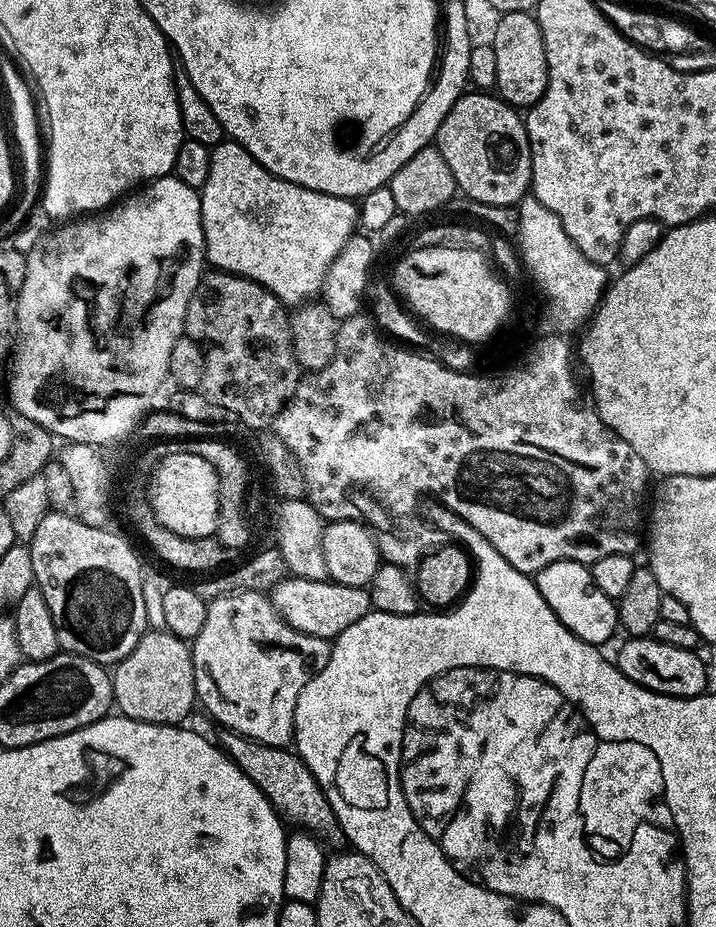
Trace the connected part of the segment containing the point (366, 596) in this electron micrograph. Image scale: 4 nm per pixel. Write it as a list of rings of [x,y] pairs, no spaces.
[[[289,575],[281,580],[271,589],[270,599],[277,610],[280,611],[280,617],[288,623],[294,630],[305,632],[308,636],[320,636],[326,641],[340,636],[346,626],[350,626],[367,614],[373,611],[372,599],[367,588],[355,588],[354,586],[342,586],[334,580],[327,578],[322,580],[307,580],[301,576]]]

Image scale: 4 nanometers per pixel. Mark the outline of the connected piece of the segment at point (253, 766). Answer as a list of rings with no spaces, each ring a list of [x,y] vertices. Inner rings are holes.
[[[208,722],[208,725],[202,728],[202,735],[211,740],[256,783],[258,790],[289,825],[290,823],[296,824],[292,826],[305,832],[311,832],[325,845],[340,846],[345,843],[344,832],[340,829],[340,823],[332,809],[332,801],[326,798],[314,774],[305,766],[295,751],[266,746],[259,744],[256,740],[247,740],[239,732],[233,732],[231,728],[220,727],[212,722]]]

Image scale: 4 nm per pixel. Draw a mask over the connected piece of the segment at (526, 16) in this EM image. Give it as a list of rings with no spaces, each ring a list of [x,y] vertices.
[[[505,12],[498,22],[498,31],[490,47],[490,55],[496,63],[495,91],[500,99],[517,110],[527,110],[537,104],[548,85],[546,46],[542,42],[542,30],[532,12]]]

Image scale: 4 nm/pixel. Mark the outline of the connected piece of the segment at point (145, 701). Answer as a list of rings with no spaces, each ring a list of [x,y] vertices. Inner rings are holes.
[[[171,630],[145,631],[130,654],[112,670],[112,698],[119,715],[151,724],[183,723],[196,702],[191,649]]]

